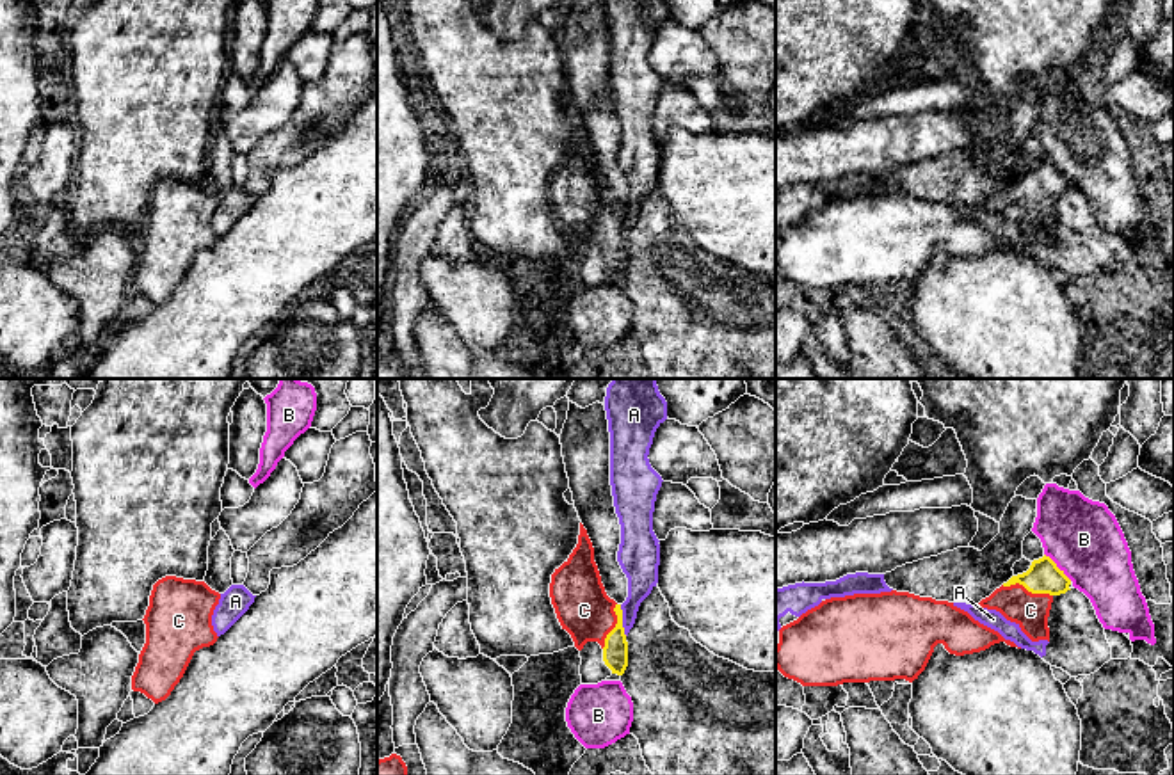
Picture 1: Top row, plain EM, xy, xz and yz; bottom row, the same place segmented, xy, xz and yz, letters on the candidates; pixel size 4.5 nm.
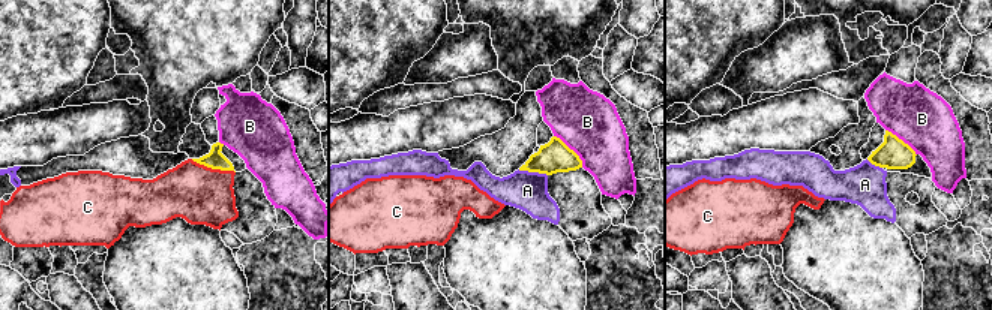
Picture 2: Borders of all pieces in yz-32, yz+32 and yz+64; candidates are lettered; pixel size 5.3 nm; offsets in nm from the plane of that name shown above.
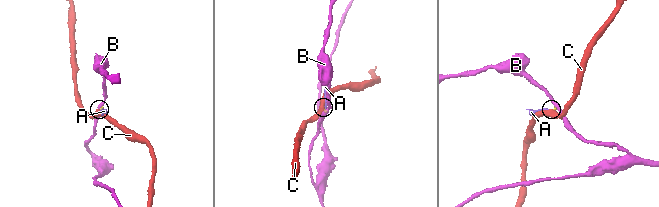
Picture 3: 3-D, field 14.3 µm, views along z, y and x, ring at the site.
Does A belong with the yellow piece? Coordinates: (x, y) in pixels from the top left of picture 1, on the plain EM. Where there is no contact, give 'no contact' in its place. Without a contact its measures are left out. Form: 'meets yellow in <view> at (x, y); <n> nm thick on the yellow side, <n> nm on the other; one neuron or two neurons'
meets yellow in xz at (621, 223); 110 nm thick on the yellow side, 150 nm on the other; two neurons

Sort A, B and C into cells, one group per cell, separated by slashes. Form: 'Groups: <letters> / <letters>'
Groups: A / B / C

